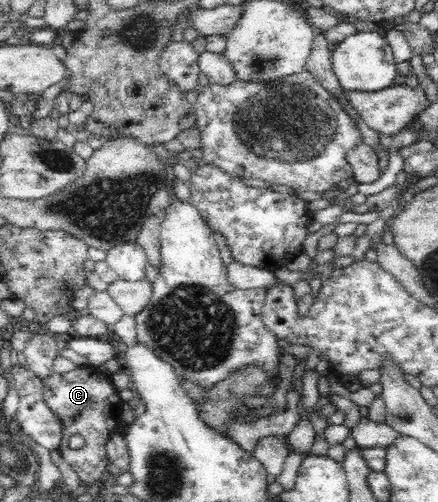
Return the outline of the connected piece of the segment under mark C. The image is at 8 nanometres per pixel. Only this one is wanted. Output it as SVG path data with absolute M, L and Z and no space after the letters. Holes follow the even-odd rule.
M85 365L78 366L63 375L52 373L50 377L43 379L43 400L63 425L64 437L60 443L60 453L76 471L83 485L97 485L102 473L107 471L110 458L106 452L106 444L117 433L118 423L121 421L123 402L110 376L92 365ZM74 435L81 435L84 438L86 441L84 447L70 449L69 439Z

